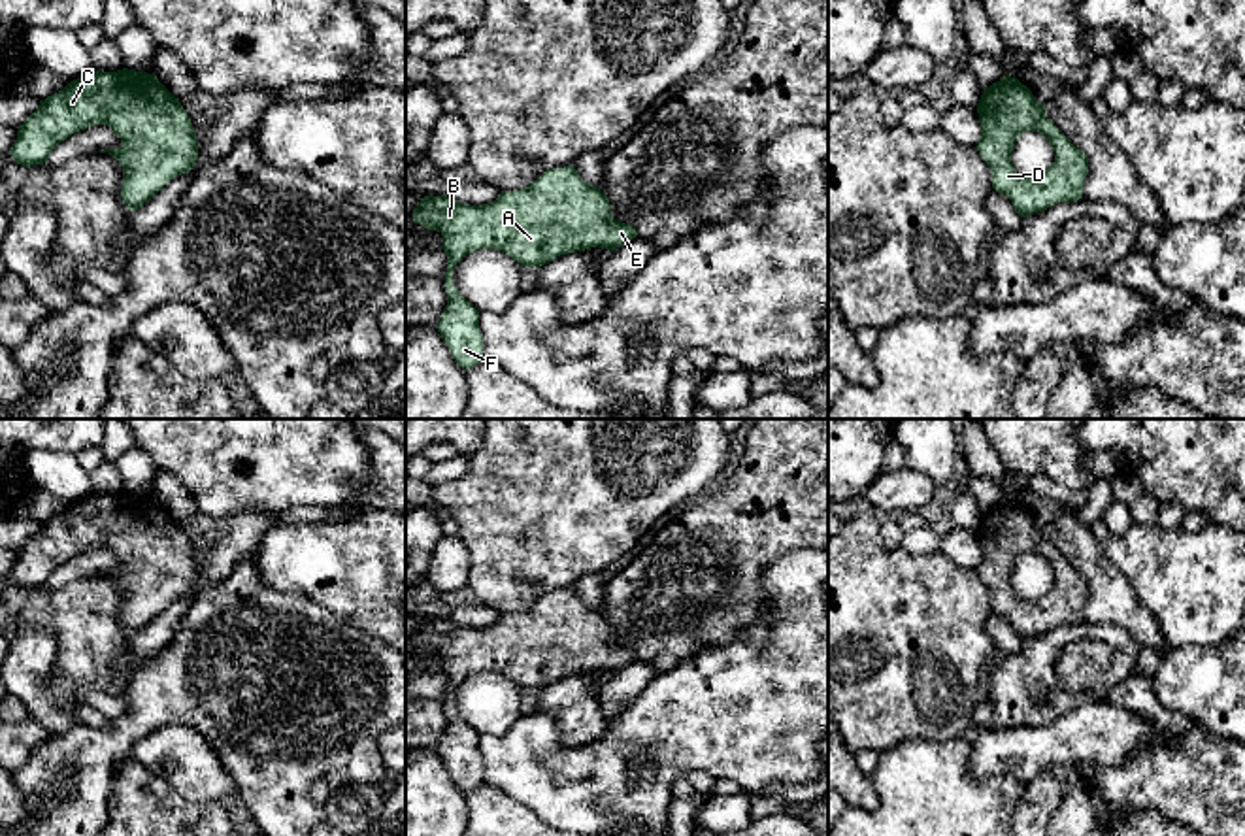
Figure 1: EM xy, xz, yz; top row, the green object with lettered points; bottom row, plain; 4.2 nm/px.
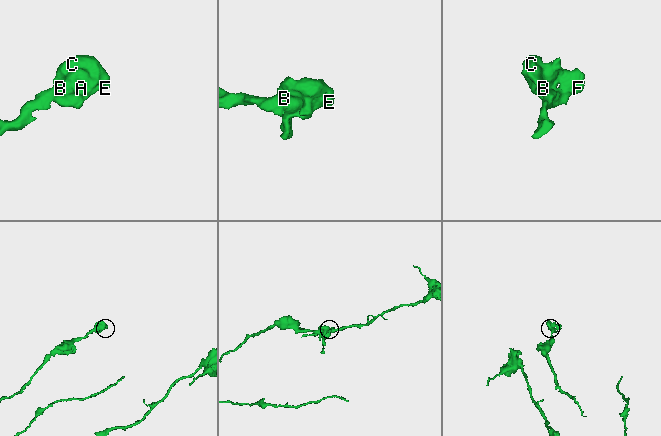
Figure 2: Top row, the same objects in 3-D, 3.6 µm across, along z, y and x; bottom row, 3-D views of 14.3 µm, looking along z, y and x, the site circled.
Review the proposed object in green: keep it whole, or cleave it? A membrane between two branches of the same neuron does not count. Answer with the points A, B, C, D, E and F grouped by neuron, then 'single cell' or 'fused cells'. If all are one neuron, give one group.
A B C D E F | single cell

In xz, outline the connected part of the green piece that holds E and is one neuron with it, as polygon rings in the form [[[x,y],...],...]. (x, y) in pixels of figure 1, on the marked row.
[[[573,164],[545,170],[528,187],[500,192],[483,206],[460,204],[447,194],[424,196],[413,221],[443,236],[447,306],[436,328],[464,370],[483,360],[479,311],[451,279],[468,253],[496,249],[521,268],[540,268],[590,247],[613,251],[638,236],[632,225],[613,217],[607,196],[583,181]]]

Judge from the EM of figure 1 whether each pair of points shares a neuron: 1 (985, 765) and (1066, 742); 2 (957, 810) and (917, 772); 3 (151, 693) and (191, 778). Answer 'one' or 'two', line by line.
1: one
2: one
3: two

